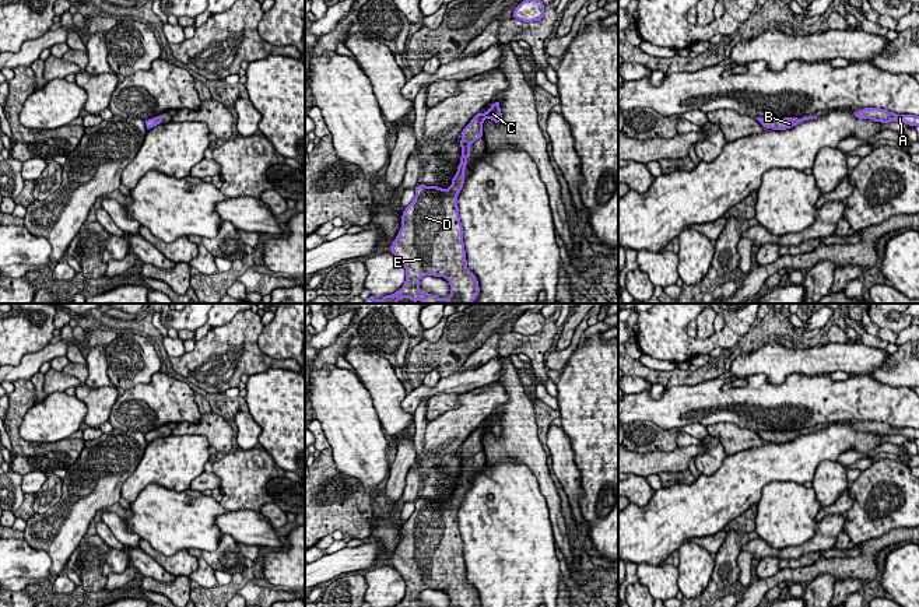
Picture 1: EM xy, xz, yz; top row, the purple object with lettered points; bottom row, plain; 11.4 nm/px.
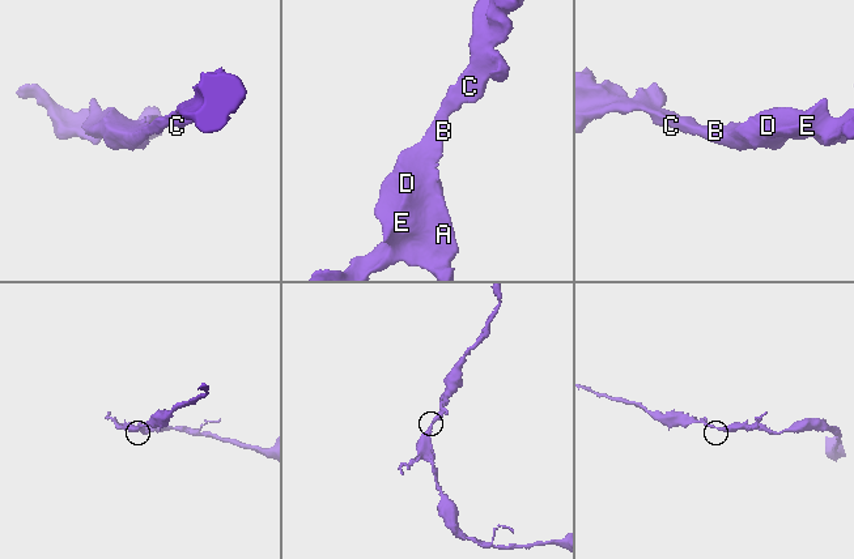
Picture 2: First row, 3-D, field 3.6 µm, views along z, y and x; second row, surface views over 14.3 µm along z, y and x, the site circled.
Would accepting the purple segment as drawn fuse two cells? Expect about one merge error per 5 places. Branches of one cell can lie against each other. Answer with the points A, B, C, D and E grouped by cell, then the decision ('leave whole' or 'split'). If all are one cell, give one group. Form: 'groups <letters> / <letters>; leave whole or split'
groups A B C D E; leave whole

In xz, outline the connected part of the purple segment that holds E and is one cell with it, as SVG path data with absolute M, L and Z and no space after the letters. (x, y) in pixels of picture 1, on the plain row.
M497 414L485 427L477 427L463 442L460 477L448 502L417 498L415 509L403 524L401 541L390 559L390 565L406 582L406 594L394 607L428 607L420 604L420 593L425 589L446 592L450 607L480 606L477 590L467 582L457 509L464 497L470 459L483 450L487 431L497 438L501 435L499 418Z

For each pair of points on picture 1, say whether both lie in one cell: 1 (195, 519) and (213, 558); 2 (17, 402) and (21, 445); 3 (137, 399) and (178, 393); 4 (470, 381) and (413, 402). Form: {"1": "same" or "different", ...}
{"1": "different", "2": "same", "3": "same", "4": "same"}

